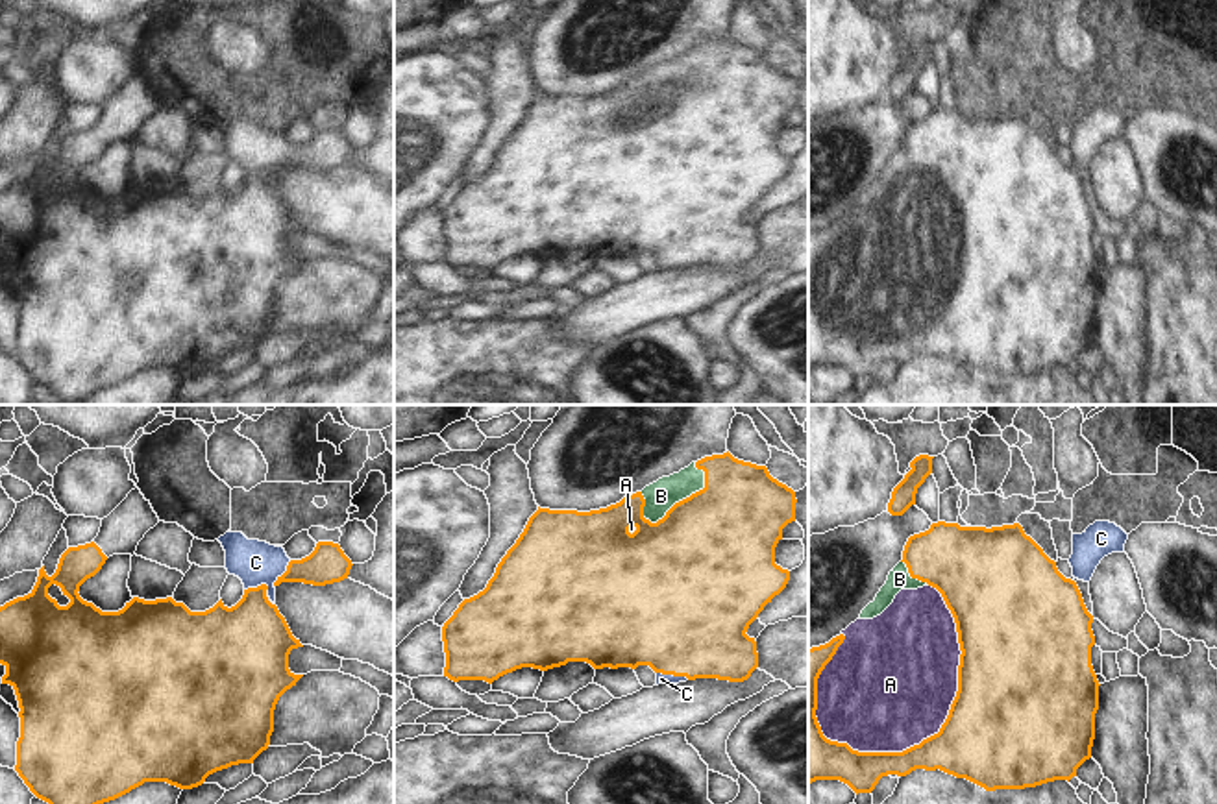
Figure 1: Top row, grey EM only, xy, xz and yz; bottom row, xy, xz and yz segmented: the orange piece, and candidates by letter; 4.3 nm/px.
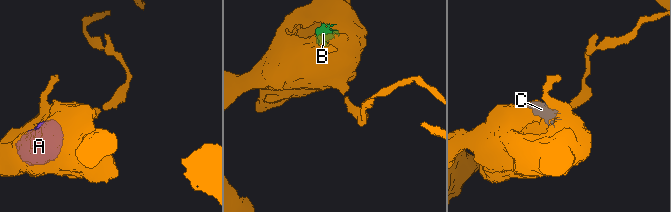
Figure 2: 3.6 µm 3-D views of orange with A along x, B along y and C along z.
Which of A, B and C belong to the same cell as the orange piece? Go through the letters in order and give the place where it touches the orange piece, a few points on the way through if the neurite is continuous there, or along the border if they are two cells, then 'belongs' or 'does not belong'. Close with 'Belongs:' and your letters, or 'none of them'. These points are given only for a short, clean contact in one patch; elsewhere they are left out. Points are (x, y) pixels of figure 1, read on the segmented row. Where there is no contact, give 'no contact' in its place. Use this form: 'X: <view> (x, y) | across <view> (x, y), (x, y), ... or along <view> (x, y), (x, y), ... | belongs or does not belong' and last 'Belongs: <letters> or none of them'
A: yz (949, 714) | belongs
B: xz (687, 498) | belongs
C: xz (674, 675) | across xz (679, 618), (674, 675), (661, 679) | belongs
Belongs: A, B, C

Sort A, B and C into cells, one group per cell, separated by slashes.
A B C

